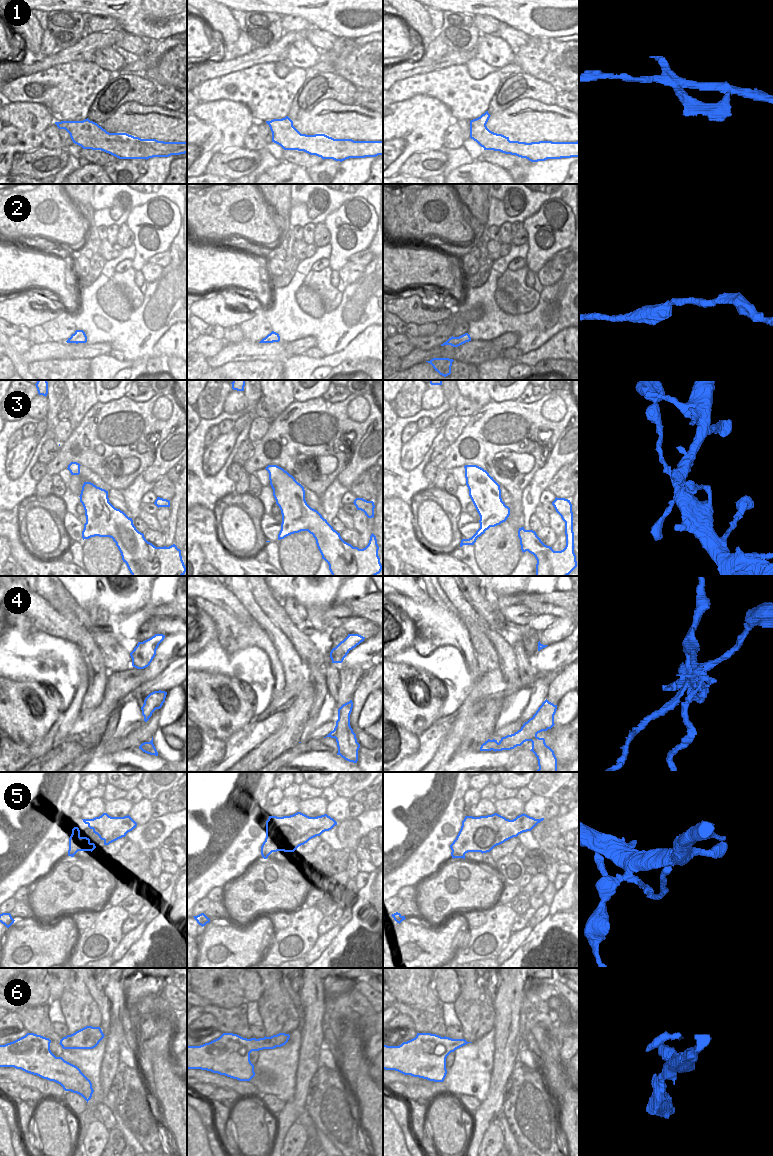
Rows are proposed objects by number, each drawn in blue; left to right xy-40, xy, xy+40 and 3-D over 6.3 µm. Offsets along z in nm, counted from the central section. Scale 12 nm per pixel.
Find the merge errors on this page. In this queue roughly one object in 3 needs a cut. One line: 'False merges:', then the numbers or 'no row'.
False merges: 1, 4

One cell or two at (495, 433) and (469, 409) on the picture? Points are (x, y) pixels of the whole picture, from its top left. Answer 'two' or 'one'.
two

